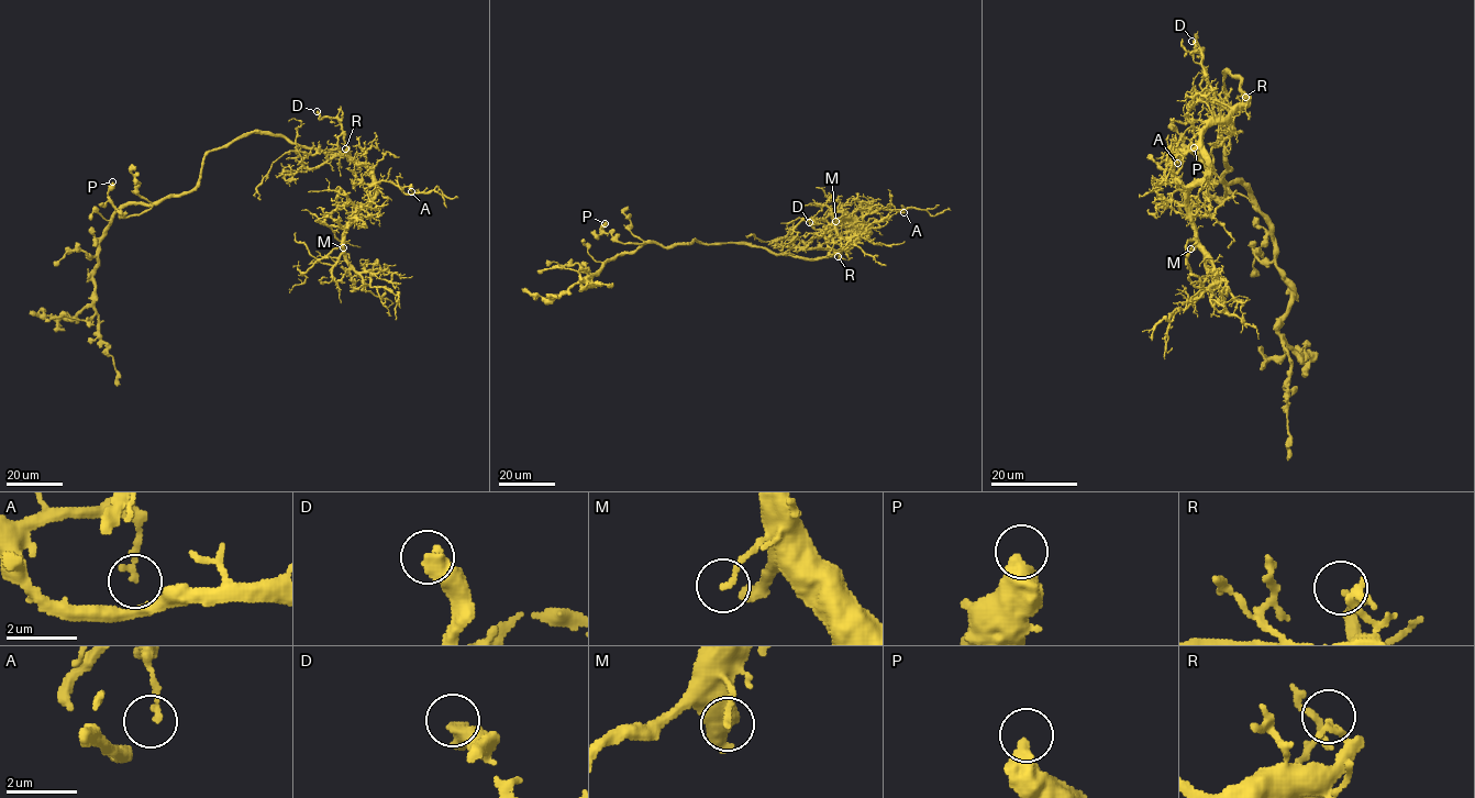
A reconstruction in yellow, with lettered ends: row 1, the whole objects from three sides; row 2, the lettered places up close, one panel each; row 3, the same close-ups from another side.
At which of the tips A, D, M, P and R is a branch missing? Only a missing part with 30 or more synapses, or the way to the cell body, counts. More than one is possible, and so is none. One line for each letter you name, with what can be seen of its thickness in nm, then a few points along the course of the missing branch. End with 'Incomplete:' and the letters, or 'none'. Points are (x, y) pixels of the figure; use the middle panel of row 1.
D: Thickness 480 nm. Course of what is missing: (809, 222), (828, 214)
R: Thickness 110 nm. Course of what is missing: (838, 256), (833, 268), (839, 275), (891, 280), (885, 290), (855, 297), (849, 302), (840, 302), (839, 307)
Incomplete: D, R

